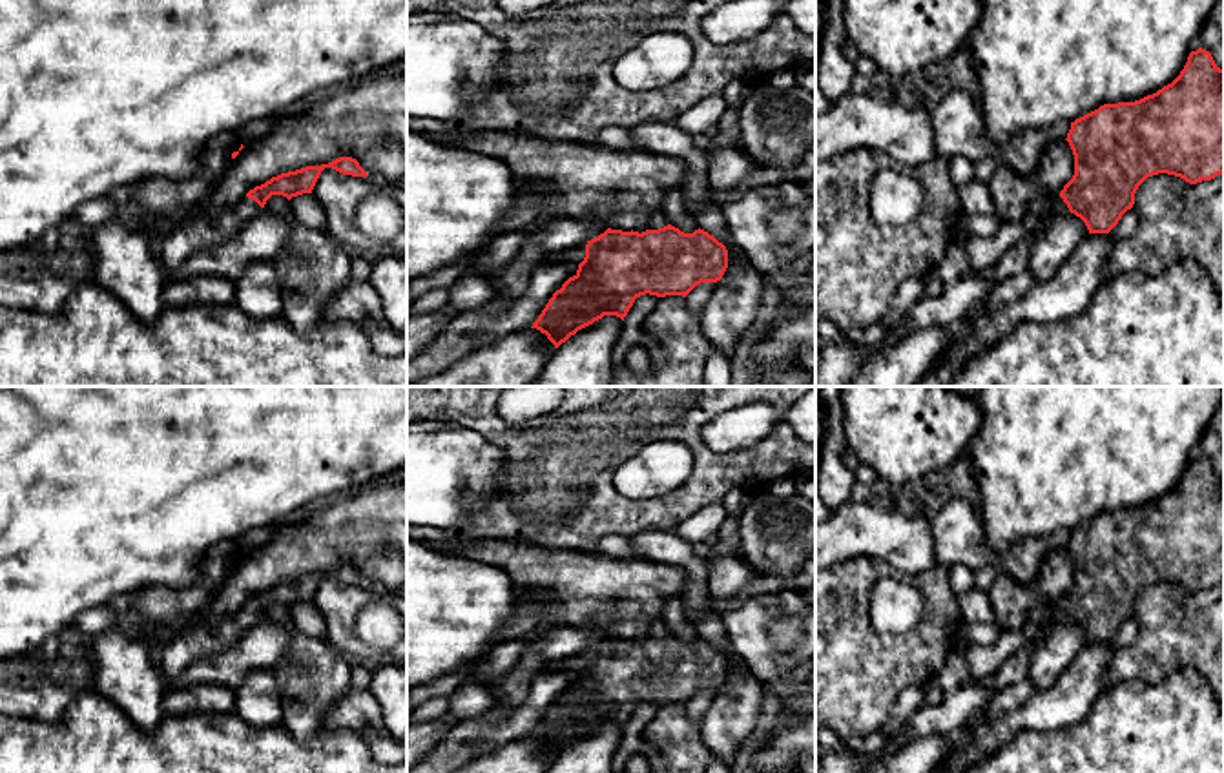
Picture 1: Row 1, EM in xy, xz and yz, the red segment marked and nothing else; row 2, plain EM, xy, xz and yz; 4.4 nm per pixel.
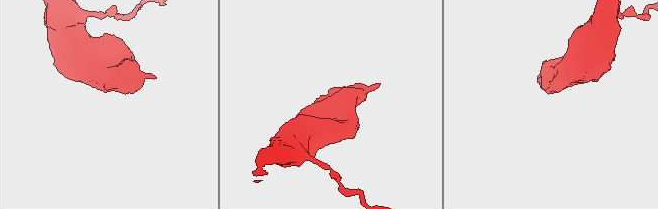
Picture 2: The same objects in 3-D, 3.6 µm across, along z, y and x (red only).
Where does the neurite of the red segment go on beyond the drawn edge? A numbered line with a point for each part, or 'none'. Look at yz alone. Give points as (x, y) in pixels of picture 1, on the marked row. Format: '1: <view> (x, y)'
1: yz (1058, 208)

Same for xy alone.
1: xy (190, 236)

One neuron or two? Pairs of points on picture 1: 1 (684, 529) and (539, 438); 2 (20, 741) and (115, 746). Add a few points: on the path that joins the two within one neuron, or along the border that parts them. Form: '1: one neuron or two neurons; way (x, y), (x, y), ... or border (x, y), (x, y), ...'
1: two neurons; border (715, 502), (699, 507), (674, 529)
2: one neuron; way (44, 746), (92, 746)

